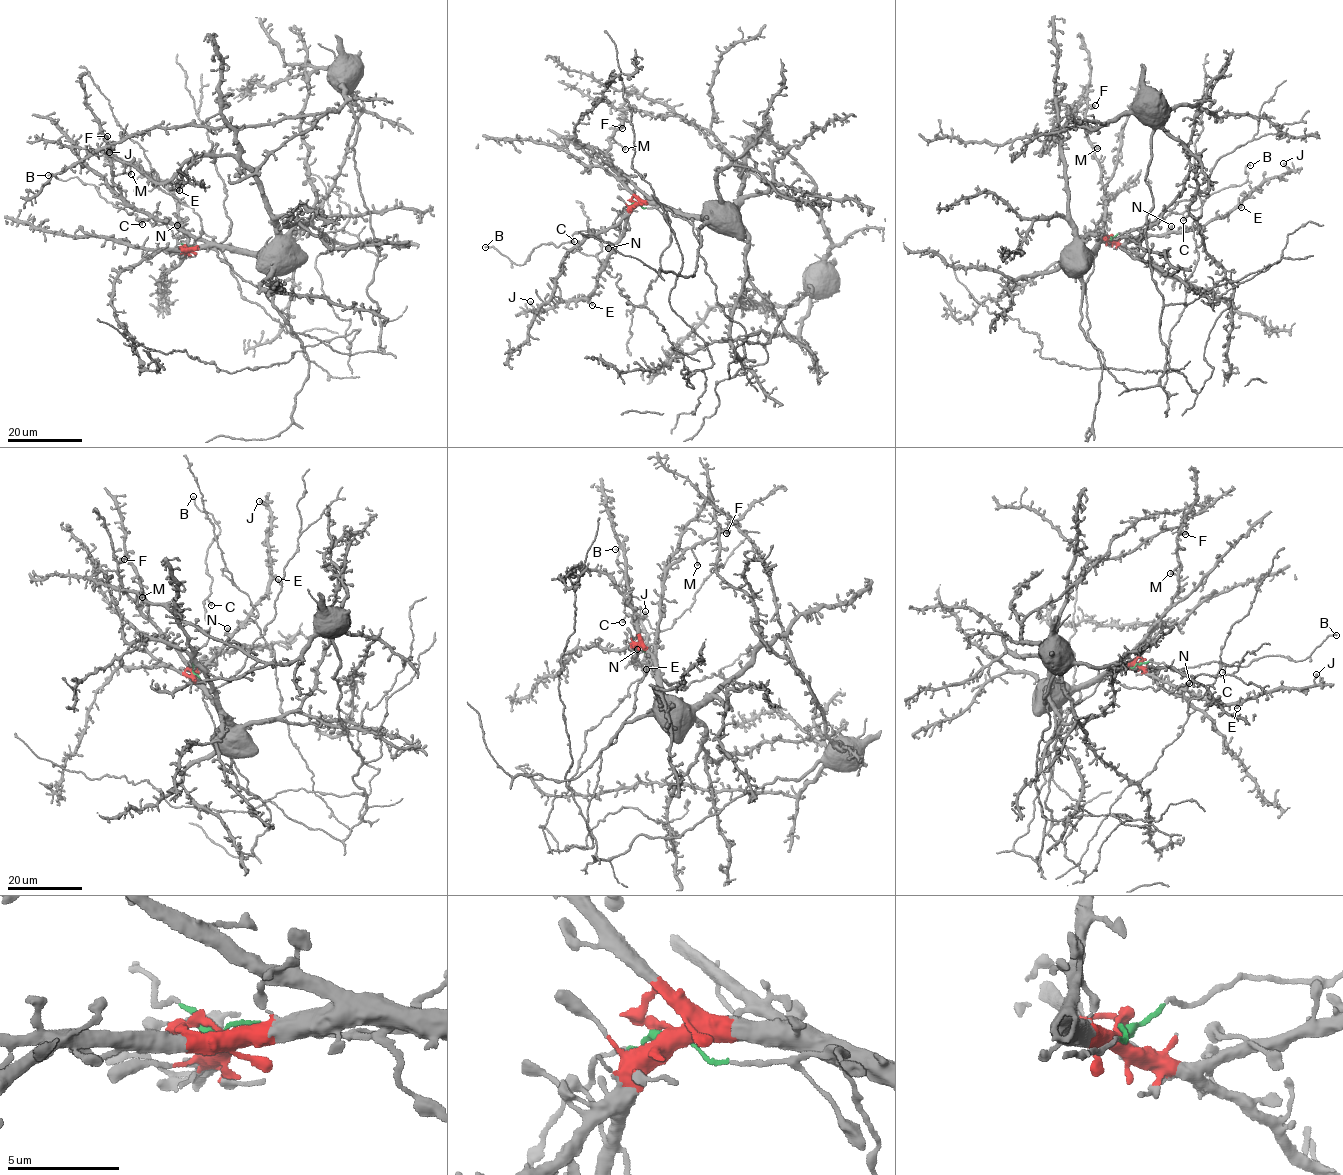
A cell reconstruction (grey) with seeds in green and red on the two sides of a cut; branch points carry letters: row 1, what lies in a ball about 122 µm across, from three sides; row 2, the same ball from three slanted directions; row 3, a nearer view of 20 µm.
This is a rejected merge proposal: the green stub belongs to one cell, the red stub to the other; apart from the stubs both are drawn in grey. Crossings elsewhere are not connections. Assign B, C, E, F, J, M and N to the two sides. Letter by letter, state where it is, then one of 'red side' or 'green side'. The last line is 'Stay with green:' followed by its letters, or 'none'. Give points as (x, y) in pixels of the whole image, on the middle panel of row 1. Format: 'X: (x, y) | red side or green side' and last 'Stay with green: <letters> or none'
B: (485, 247) | green side
C: (574, 241) | green side
E: (592, 305) | red side
F: (622, 128) | red side
J: (530, 301) | red side
M: (625, 149) | red side
N: (608, 248) | red side
Stay with green: B, C

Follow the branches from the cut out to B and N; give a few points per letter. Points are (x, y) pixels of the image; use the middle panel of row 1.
B: (636, 203), (625, 206), (605, 230), (577, 231), (557, 247), (542, 244), (522, 265), (484, 247)
N: (636, 203), (625, 232), (608, 248)

